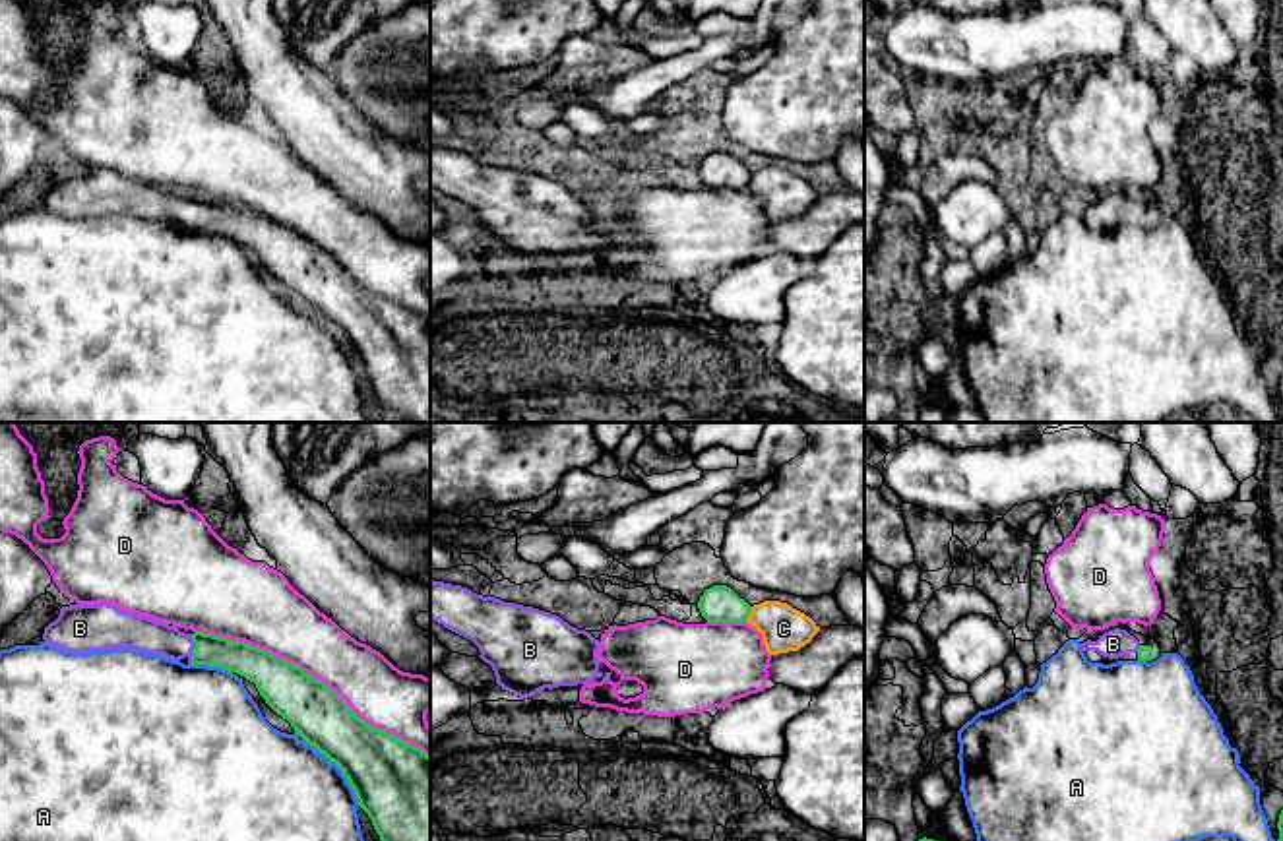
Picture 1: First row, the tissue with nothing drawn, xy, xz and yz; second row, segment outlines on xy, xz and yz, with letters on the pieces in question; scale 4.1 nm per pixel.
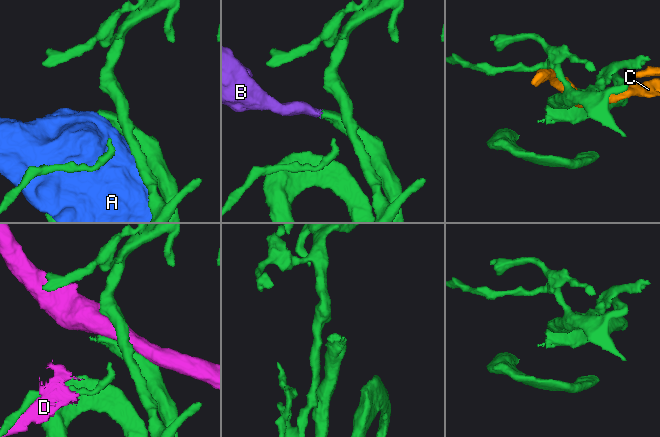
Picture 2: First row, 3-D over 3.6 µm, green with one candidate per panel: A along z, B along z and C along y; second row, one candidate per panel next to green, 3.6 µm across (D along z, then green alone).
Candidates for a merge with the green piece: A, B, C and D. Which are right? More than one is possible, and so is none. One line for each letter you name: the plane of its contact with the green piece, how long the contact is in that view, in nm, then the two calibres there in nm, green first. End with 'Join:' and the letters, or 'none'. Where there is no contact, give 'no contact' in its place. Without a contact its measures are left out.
B: xy | 130 nm | 130/140 nm
Join: B

